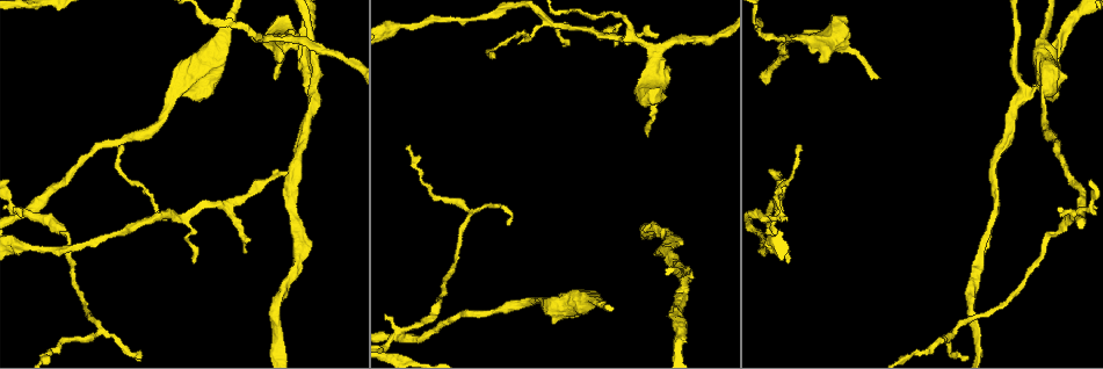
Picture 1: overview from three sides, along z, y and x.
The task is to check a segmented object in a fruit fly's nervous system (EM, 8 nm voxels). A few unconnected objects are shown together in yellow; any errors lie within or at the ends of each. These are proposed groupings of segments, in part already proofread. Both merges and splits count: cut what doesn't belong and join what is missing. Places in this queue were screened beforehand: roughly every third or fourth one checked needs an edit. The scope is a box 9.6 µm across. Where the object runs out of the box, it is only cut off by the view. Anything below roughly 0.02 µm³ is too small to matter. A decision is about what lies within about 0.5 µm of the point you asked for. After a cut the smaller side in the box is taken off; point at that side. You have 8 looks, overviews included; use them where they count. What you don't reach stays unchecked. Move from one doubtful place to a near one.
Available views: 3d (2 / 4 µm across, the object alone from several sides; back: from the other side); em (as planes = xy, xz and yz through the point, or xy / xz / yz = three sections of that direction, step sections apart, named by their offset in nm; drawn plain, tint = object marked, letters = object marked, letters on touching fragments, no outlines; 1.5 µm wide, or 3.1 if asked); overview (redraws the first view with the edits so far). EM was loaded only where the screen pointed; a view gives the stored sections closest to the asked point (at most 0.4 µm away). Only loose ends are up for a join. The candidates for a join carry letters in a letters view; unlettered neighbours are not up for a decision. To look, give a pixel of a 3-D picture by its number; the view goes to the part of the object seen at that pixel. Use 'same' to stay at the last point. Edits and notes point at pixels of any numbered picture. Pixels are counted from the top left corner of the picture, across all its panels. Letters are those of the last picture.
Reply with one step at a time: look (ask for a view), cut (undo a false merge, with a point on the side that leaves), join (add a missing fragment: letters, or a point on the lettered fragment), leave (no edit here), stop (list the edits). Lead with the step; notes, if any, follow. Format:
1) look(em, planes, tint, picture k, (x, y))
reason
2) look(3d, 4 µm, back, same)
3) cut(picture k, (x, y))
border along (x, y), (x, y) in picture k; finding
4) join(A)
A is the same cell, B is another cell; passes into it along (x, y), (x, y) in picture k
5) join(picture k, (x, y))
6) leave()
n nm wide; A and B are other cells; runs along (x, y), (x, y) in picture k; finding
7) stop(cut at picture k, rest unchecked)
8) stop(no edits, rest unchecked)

look(3d, 4 µm, picture 1, (802, 41))
thick turns thin

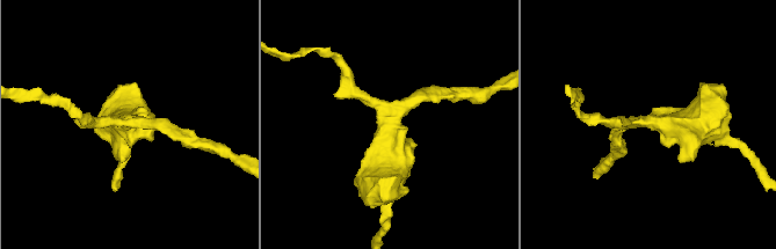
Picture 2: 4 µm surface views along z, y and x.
look(em, yz, step 8, letters, picture 2, (129, 125))

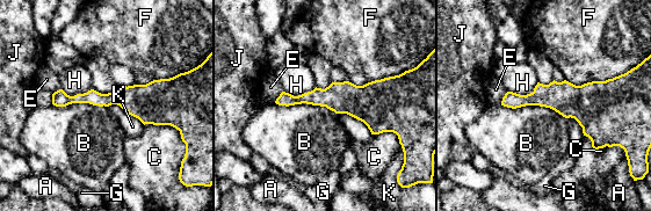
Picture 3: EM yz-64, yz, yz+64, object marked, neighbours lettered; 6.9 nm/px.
leave()
B touches over 460 nm; A, B, C, E, F, G, H, J and K are other cells; border along (500, 104), (544, 106), (565, 118) in picture 3; continuous, no second cell

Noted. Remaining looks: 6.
look(3d, 2 µm, picture 1, (1021, 101))
three arms meet

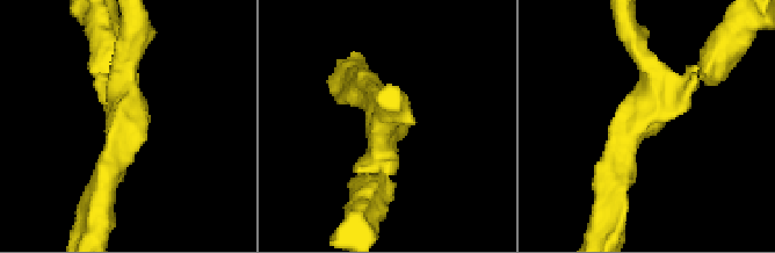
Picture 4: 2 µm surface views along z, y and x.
look(em, planes, letters, picture 4, (645, 113))
3 arms; arms of 190, 220, 260 nm; need the tissue

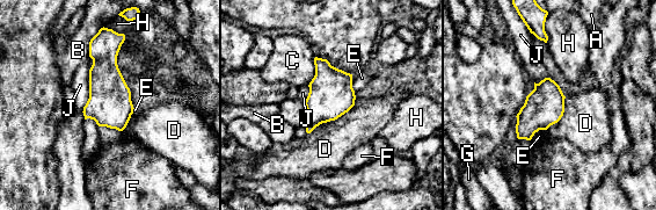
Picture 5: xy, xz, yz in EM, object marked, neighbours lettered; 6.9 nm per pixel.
leave()
A, B, C, D, E, F, G, H and J are other cells; border along (89, 56), (89, 98), (82, 111) in picture 5; continuous, no second cell

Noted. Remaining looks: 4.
look(3d, 4 µm, picture 1, (779, 172))
tapers out

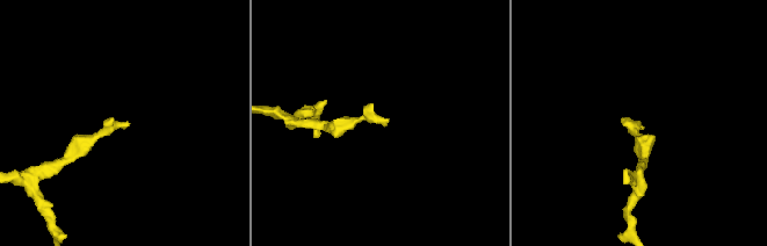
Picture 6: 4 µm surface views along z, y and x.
look(em, planes, letters, picture 6, (637, 121))
now the EM

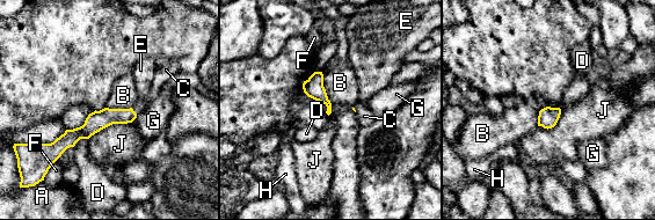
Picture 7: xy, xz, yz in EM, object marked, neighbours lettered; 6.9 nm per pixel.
join(C)
120 nm wide; J touches over 340 nm; C is the same cell, A, B, D, E, F, G, H and J are other cells; the cell continues

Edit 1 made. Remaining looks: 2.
stop(join at picture 7, rest unchecked)

